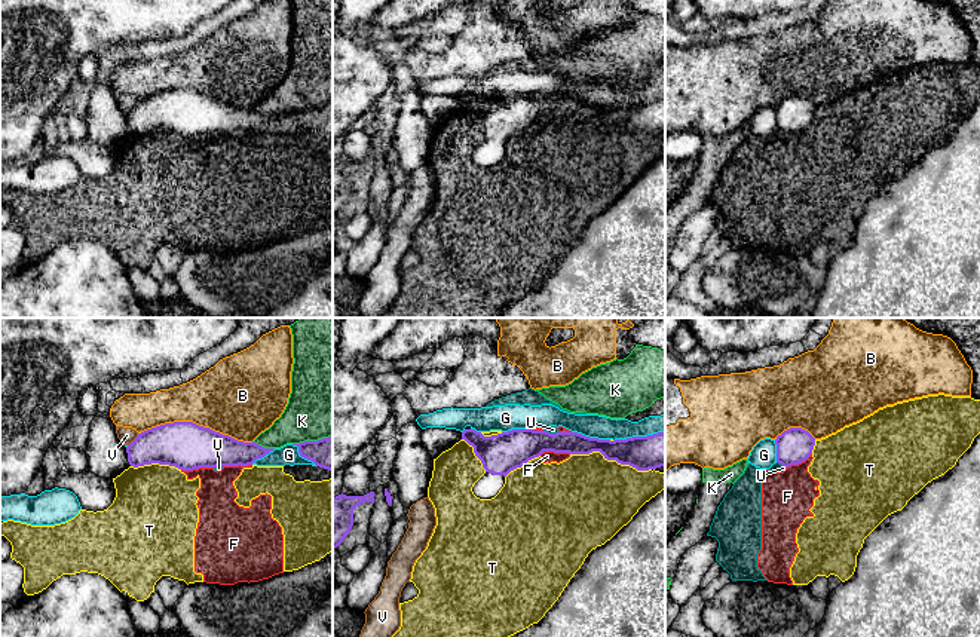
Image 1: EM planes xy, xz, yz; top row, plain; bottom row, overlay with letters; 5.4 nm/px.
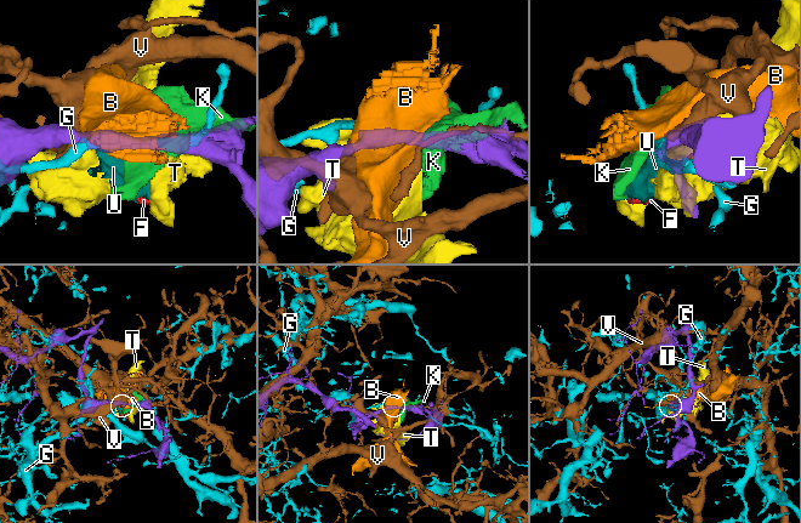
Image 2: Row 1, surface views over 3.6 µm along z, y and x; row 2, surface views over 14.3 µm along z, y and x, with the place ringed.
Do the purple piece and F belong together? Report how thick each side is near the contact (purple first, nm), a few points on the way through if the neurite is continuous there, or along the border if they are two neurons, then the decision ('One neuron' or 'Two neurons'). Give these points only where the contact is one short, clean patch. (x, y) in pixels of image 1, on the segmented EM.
Thickness 260 nm (purple) against 200 nm. Boundary: xy (213, 466), (181, 469). Two neurons

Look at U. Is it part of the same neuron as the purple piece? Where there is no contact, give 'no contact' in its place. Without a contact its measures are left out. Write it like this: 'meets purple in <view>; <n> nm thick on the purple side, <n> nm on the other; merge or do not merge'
meets purple in xz; 200 nm thick on the purple side, 50 nm on the other; do not merge

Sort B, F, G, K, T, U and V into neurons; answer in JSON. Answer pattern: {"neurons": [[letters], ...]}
{"neurons": [["B"], ["F", "T", "U"], ["G"], ["K"], ["V"]]}

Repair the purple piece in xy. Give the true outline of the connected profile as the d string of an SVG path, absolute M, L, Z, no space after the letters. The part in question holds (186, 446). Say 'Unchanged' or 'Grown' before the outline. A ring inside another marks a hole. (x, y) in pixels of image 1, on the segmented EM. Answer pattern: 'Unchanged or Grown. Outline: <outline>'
Unchanged. Outline: M174 422L147 429L126 447L128 462L138 468L159 463L183 471L248 466L275 448L238 441L193 422Z

